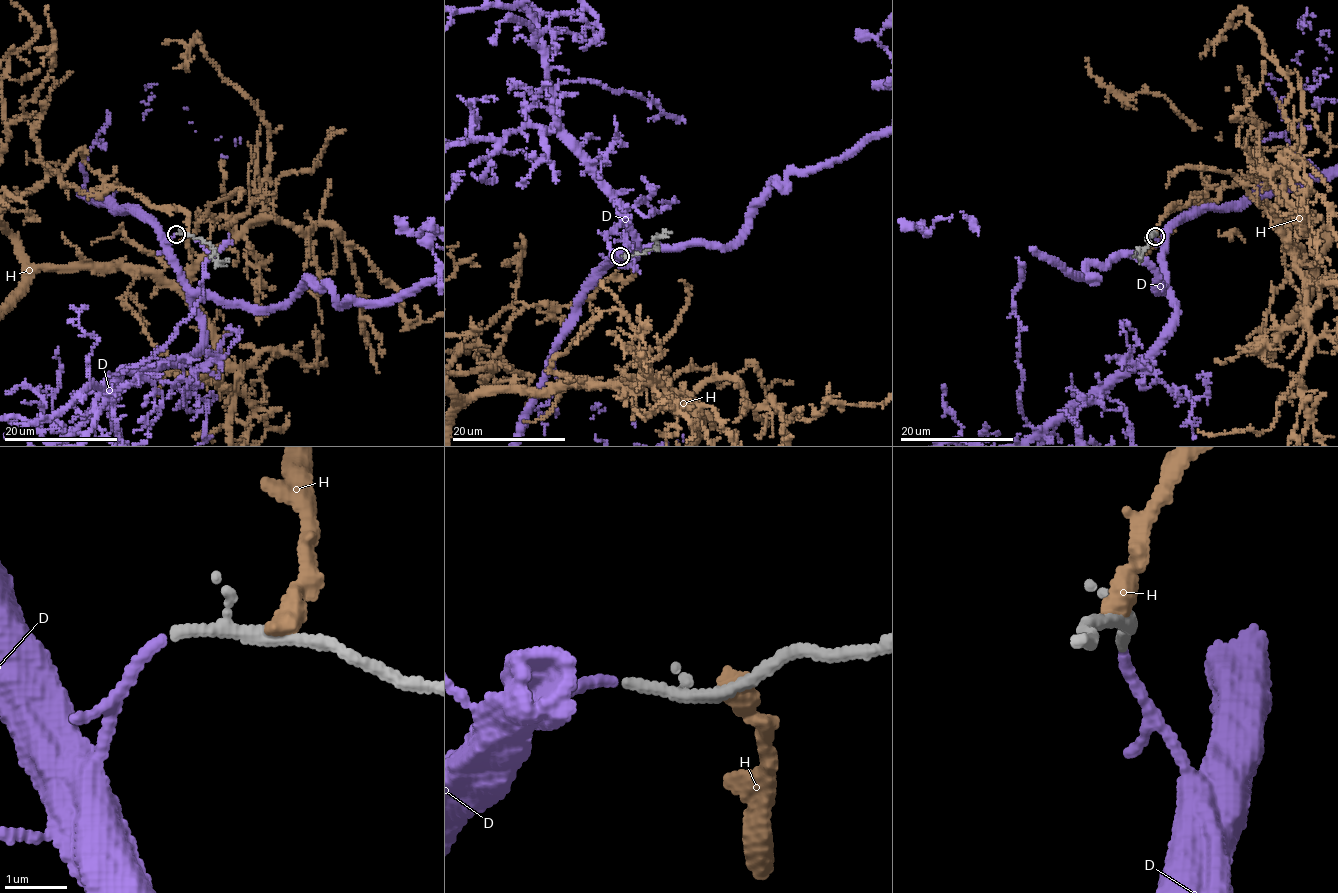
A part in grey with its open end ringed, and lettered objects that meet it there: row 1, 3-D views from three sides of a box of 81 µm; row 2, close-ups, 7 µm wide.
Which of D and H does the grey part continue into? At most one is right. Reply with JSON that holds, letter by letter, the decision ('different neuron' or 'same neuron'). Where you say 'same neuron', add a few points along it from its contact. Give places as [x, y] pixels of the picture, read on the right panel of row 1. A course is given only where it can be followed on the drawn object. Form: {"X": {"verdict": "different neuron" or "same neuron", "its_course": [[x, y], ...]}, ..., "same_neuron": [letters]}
{"D": {"verdict": "same neuron"}, "H": {"verdict": "different neuron"}, "same_neuron": ["D"]}

